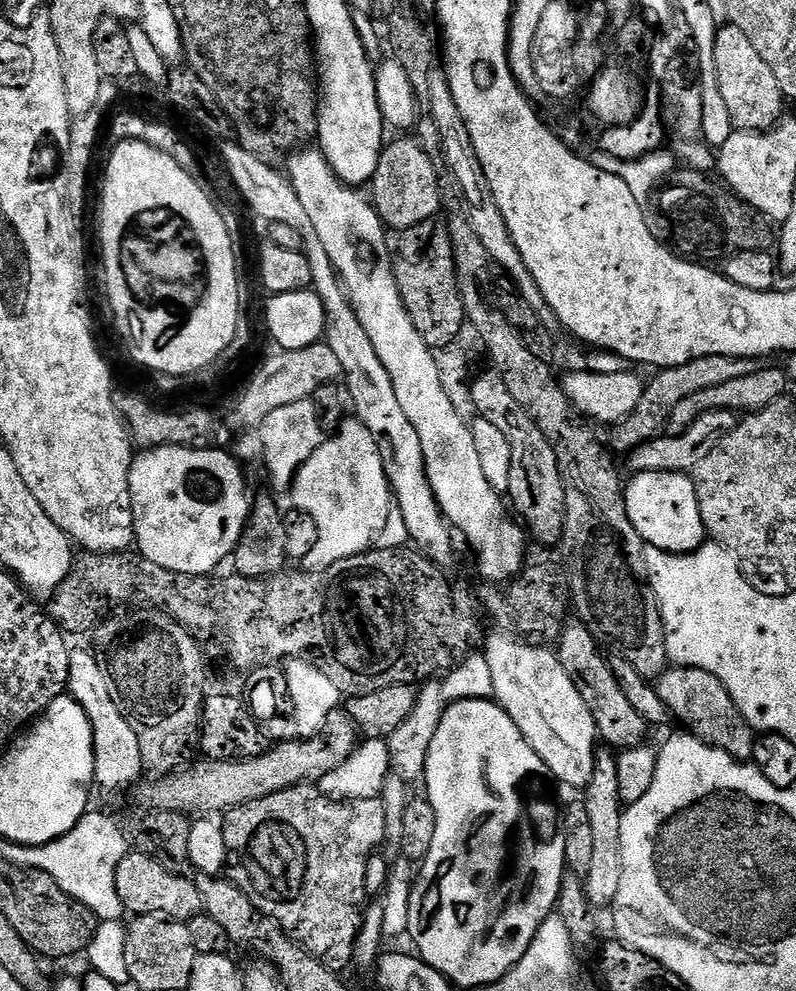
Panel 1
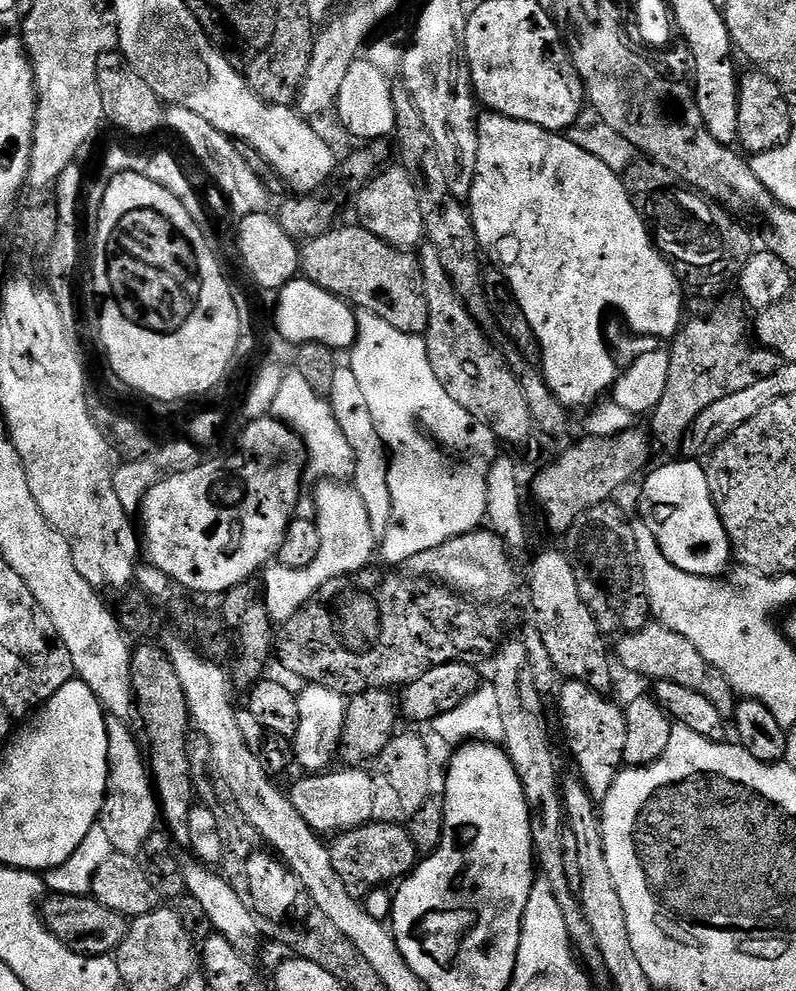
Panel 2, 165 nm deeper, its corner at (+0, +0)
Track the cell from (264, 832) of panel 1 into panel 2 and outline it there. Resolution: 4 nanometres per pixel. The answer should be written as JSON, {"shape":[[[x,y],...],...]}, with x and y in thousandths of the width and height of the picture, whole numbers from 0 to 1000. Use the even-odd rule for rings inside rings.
{"shape":[[[464,829],[454,836],[442,836],[438,840],[423,843],[415,852],[420,878],[428,883],[430,889],[442,901],[474,897],[484,891],[486,884],[506,886],[525,871],[523,854],[516,848],[511,835],[501,831],[480,831]]]}

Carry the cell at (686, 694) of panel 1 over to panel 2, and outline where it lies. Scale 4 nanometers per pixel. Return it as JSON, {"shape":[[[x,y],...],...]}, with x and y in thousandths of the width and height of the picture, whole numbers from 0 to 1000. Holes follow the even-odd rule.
{"shape":[[[817,628],[807,636],[791,638],[778,643],[779,646],[771,650],[771,662],[789,678],[795,678],[799,682],[815,682],[819,688],[835,686],[837,688],[853,688],[856,692],[867,692],[867,696],[877,696],[877,700],[887,700],[897,712],[911,725],[918,724],[925,717],[927,703],[921,698],[917,688],[882,660],[877,660],[877,655],[872,648],[862,648],[857,640],[842,636],[832,629]]]}

